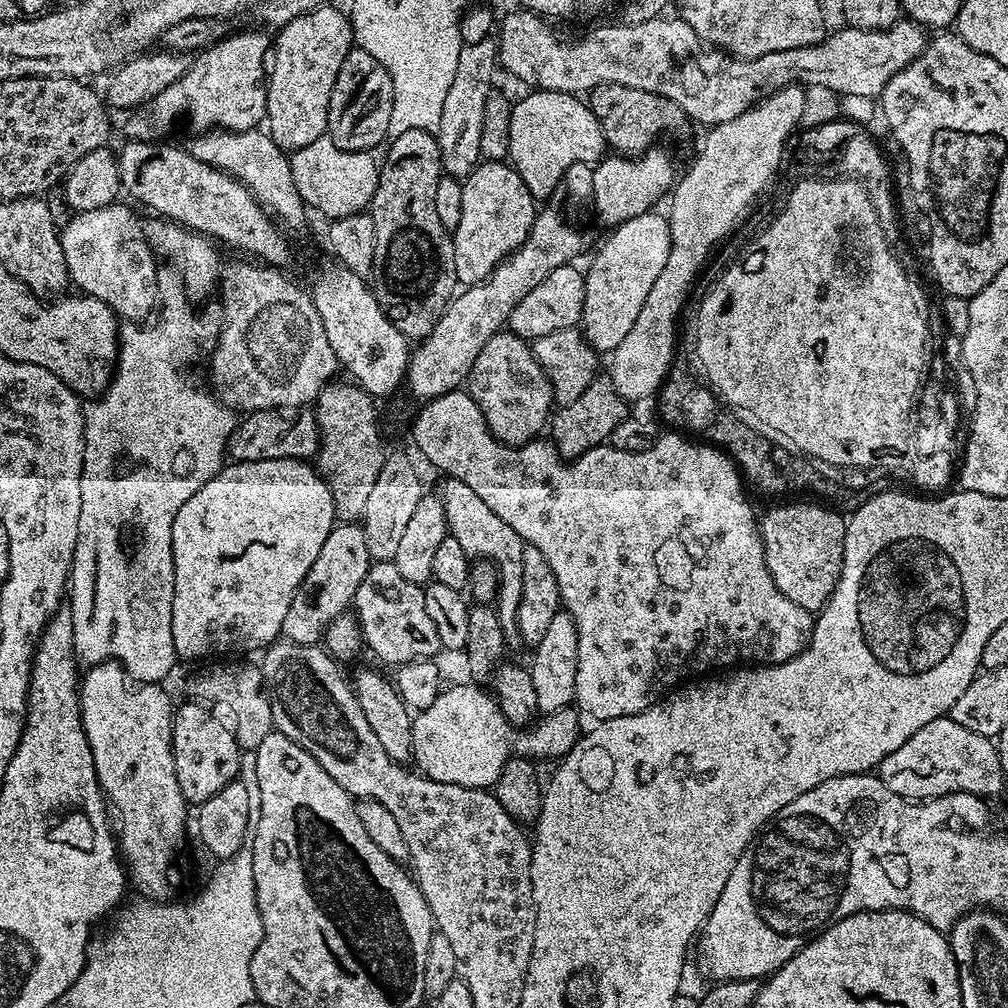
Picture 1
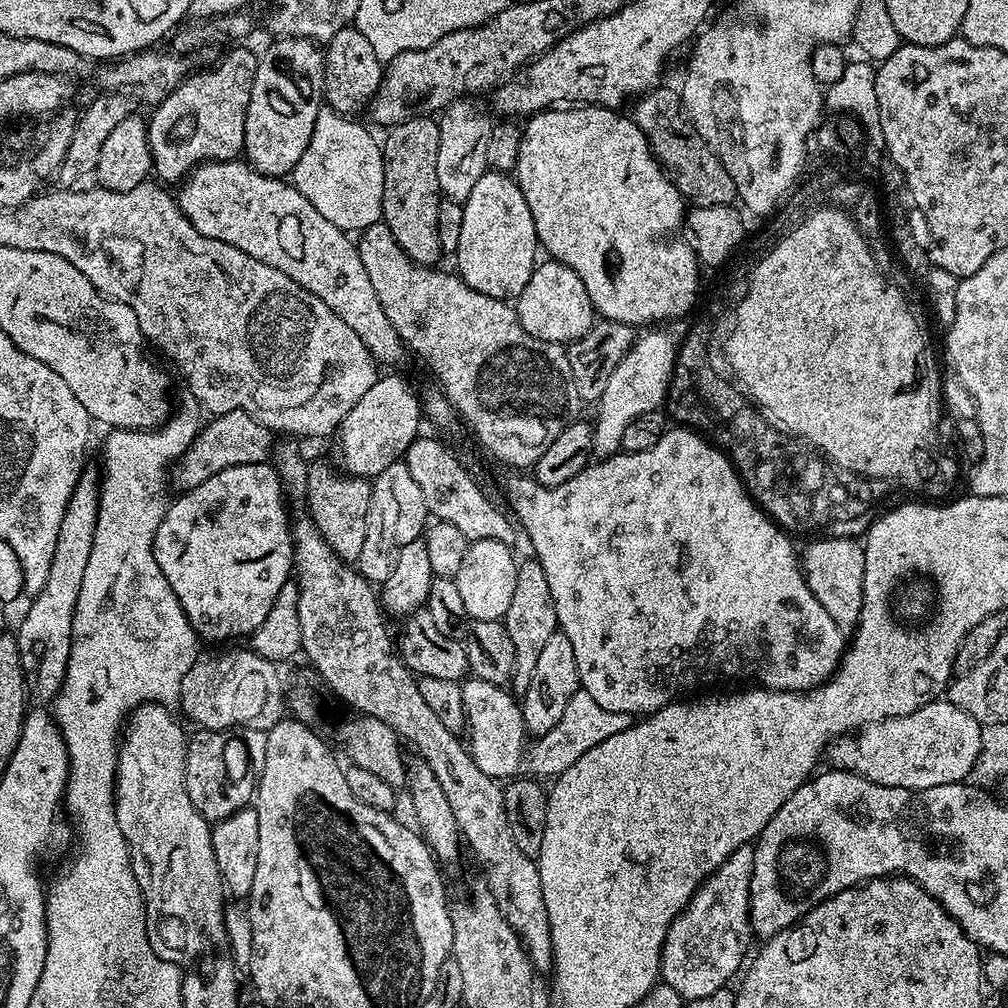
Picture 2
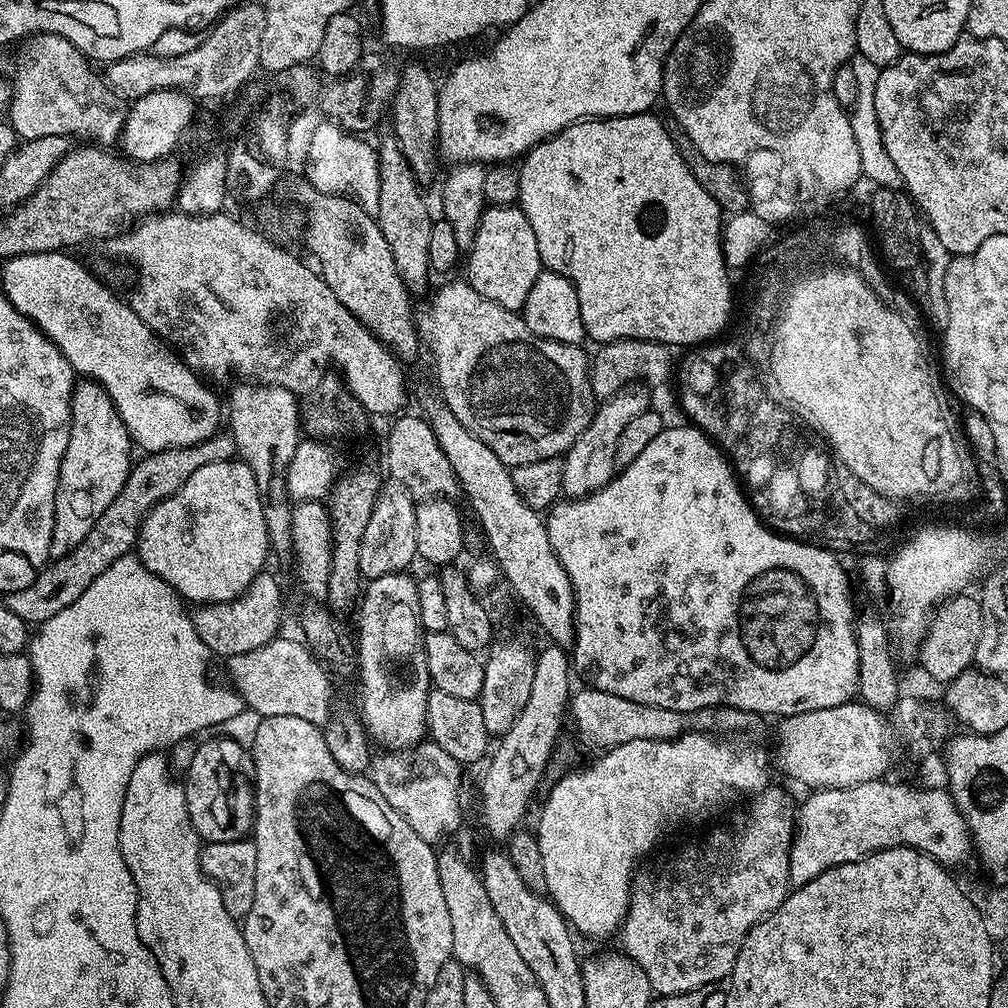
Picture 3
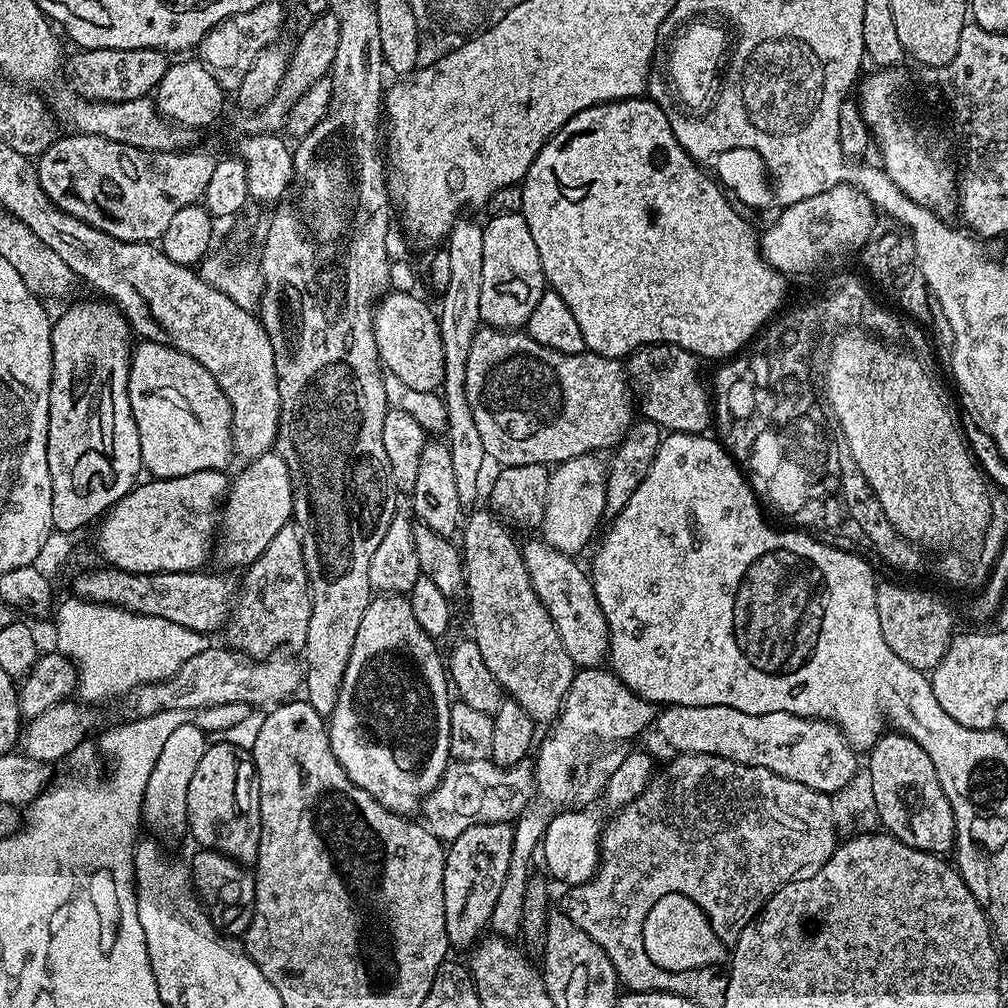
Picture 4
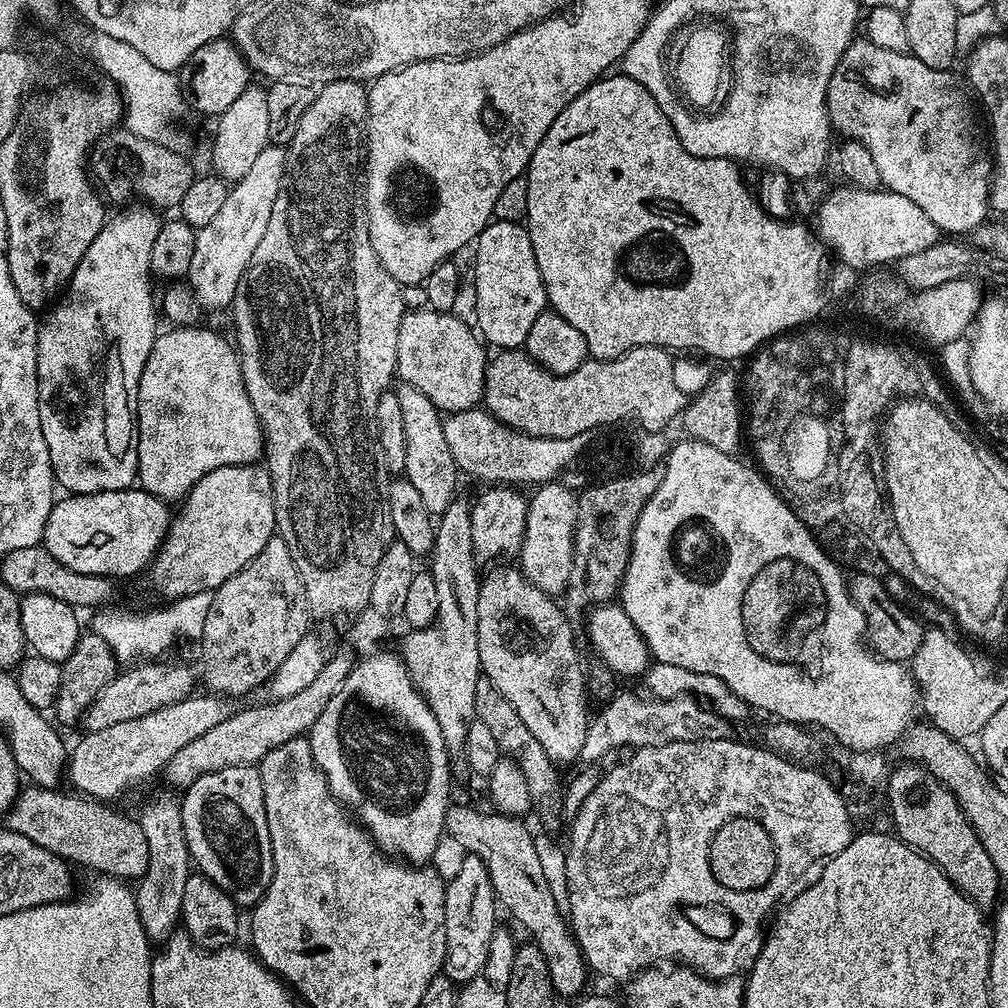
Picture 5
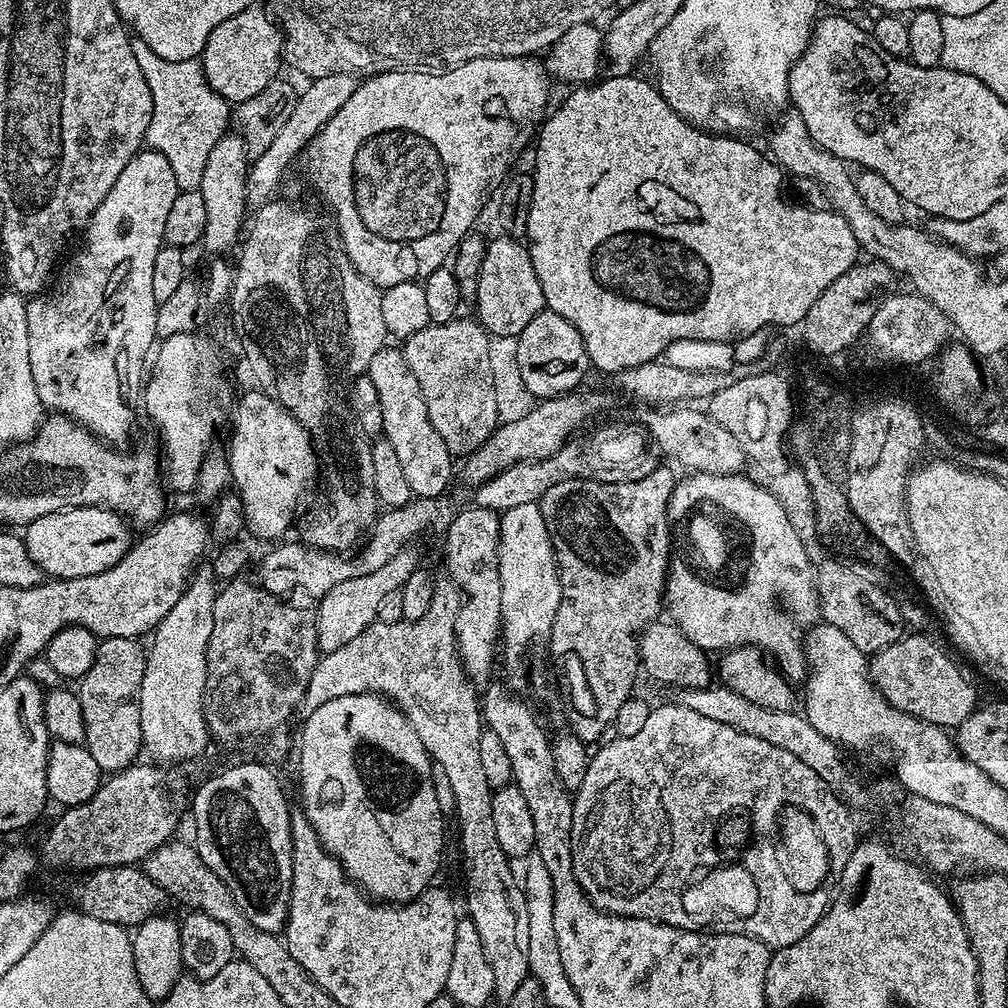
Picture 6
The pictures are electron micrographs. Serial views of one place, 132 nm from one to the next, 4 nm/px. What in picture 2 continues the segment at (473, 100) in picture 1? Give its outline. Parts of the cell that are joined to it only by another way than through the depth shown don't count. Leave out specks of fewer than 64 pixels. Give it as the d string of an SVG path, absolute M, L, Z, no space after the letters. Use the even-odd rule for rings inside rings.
M461 98L455 100L449 108L439 113L438 123L438 186L447 199L463 202L474 190L478 178L489 171L486 162L486 138L493 126L493 121L488 120L483 110L475 104L475 99Z

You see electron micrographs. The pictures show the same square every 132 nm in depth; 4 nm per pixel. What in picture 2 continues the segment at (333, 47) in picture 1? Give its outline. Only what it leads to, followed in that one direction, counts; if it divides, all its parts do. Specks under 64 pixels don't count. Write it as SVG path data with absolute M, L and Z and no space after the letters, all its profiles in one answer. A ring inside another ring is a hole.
M295 36L271 42L256 61L250 106L246 106L243 155L255 172L284 178L302 158L302 150L314 134L314 118L318 118L318 110L325 103L324 48L317 41L297 40Z

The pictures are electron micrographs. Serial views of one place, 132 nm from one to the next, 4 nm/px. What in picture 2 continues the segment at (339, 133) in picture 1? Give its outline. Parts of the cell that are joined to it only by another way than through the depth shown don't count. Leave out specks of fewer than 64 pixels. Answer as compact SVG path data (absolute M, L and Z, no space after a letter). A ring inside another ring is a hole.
M354 26L338 30L324 48L324 99L327 107L345 114L360 114L365 111L368 101L380 89L385 65L374 54L374 46Z

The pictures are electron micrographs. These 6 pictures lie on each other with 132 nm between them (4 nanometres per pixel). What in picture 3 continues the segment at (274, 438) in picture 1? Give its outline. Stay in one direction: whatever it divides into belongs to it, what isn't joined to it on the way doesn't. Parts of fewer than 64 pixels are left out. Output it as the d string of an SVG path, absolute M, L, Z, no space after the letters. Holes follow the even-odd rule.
M224 430L194 446L167 448L161 452L141 455L141 460L139 457L128 472L122 490L118 490L118 498L114 498L114 502L110 502L110 506L102 510L102 518L94 522L94 530L90 530L90 534L86 534L86 538L78 542L69 556L53 559L47 566L41 567L37 571L36 580L26 586L26 590L7 593L2 600L6 610L18 614L18 618L22 618L30 626L45 624L47 620L54 618L54 614L58 614L58 610L66 610L66 606L75 602L86 591L86 586L90 586L90 582L94 582L94 578L102 574L102 570L133 551L140 524L148 517L148 511L154 505L173 496L190 478L190 474L194 474L202 466L210 466L210 462L231 460L236 455L234 438Z

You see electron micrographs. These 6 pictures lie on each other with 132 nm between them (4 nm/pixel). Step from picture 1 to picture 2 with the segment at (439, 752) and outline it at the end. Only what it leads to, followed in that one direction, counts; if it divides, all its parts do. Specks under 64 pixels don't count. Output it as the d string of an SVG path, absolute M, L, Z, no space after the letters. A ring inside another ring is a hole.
M468 678L460 684L460 694L464 703L466 717L466 749L472 756L472 761L482 770L482 774L493 776L498 782L507 781L523 774L529 778L555 778L561 776L586 750L594 750L598 742L606 742L613 734L622 734L634 723L631 714L622 714L614 710L602 710L590 694L578 690L566 702L566 710L562 718L550 730L535 737L532 745L524 745L526 729L524 714L519 703L512 701L509 689L499 684L491 684L485 680Z

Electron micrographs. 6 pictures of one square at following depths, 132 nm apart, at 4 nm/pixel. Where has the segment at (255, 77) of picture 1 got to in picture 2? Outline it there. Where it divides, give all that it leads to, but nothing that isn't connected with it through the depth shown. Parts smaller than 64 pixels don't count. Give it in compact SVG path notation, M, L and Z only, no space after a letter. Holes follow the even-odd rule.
M244 46L229 47L232 49L230 49L213 68L208 68L205 72L193 71L161 104L155 105L155 107L151 109L152 117L149 115L146 123L148 126L148 145L150 146L150 154L152 155L152 172L157 181L163 182L168 186L176 186L183 181L184 177L187 176L197 164L203 164L210 160L235 160L243 153L244 131L246 130L246 106L250 106L250 86L254 86L254 74L256 73L258 56L255 51L252 53L250 49L240 47Z

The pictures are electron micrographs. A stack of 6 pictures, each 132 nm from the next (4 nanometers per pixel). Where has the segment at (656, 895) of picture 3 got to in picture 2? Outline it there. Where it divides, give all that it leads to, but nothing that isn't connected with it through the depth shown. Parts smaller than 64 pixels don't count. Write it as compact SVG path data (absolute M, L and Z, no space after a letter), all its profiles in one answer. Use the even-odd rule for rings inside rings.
M745 846L734 850L718 870L704 879L688 907L682 909L669 926L660 955L660 974L663 983L674 986L685 1001L714 994L714 990L729 983L728 979L736 971L741 971L750 937L748 887L751 873L752 848Z

